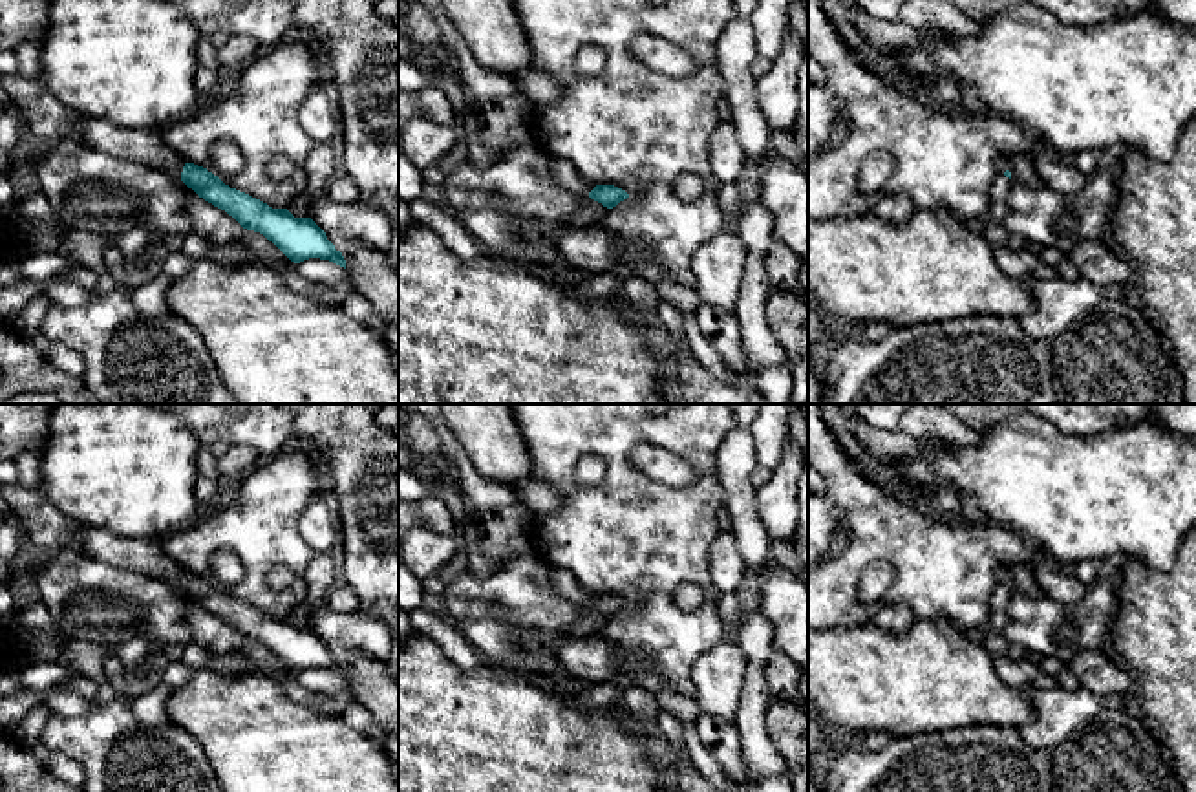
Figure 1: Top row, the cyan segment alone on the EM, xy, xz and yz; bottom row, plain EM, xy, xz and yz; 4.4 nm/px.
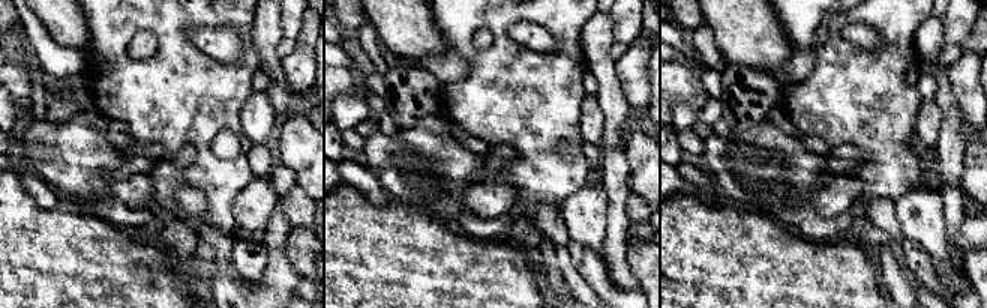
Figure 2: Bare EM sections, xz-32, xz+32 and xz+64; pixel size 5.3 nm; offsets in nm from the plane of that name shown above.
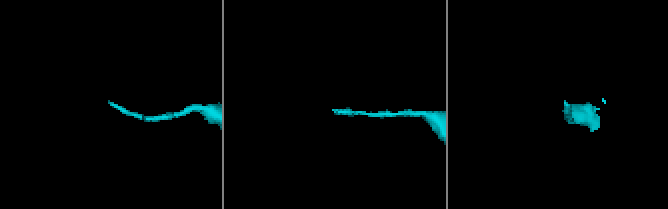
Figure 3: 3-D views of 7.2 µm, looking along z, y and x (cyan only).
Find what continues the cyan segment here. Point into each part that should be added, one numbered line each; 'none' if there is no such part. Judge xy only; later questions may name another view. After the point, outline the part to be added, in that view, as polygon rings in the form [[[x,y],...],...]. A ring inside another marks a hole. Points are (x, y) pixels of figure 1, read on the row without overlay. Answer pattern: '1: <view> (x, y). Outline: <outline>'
1: xy (145, 556). Outline: [[[82,525],[73,532],[71,541],[73,547],[112,567],[152,576],[181,589],[187,571],[166,554],[159,540],[132,540]]]

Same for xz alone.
1: xz (591, 622). Outline: [[[583,605],[583,615],[578,618],[574,626],[576,635],[593,635],[602,637],[603,627],[607,626],[609,618],[602,613]]]

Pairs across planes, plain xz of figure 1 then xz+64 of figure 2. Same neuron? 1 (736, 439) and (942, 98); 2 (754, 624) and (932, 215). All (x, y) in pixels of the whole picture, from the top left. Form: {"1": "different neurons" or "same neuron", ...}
{"1": "same neuron", "2": "different neurons"}

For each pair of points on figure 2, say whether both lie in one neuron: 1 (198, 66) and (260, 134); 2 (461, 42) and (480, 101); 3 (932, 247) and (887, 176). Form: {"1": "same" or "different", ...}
{"1": "different", "2": "same", "3": "different"}

